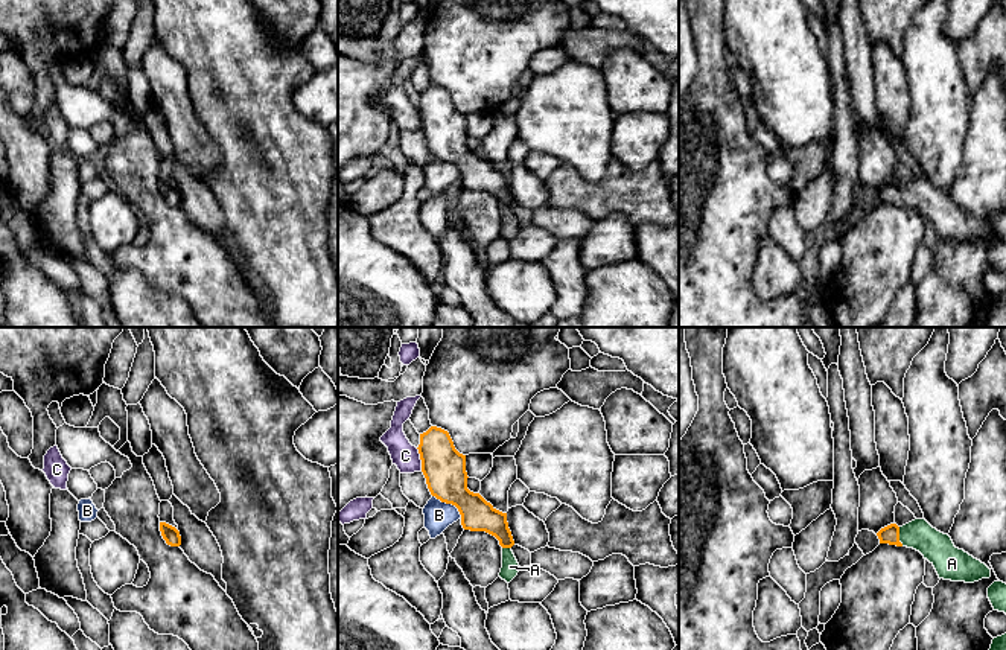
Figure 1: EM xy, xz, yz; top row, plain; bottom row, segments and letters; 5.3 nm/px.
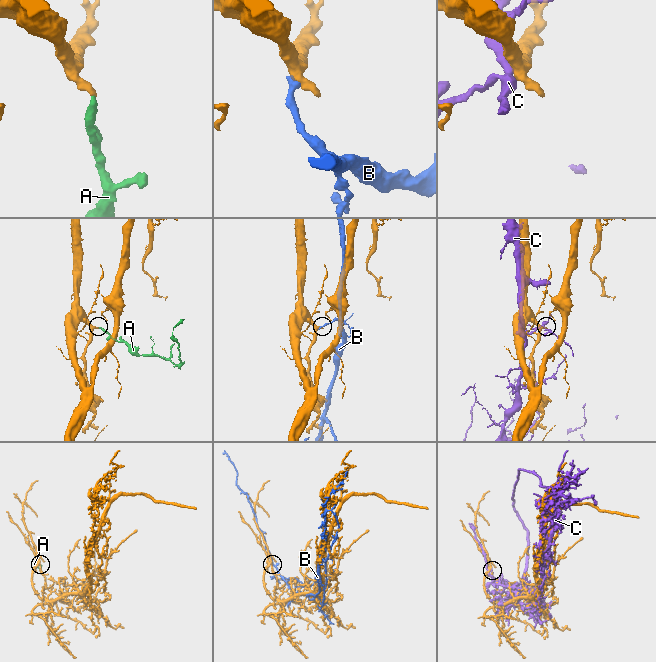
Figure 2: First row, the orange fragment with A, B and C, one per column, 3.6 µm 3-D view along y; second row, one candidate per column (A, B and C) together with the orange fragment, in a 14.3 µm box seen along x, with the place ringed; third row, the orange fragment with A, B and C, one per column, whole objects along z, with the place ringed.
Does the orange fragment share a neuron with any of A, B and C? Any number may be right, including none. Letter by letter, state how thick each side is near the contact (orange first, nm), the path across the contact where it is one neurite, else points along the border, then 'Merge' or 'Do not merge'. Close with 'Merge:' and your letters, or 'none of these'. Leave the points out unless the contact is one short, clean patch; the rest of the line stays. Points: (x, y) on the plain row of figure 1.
A: Thickness 100 nm (orange) against 170 nm. Path across: yz (889, 194), (898, 195), (921, 195), (938, 207). Merge
B: Thickness 220 nm (orange) against 150 nm. Do not merge
C: Thickness 220 nm (orange) against 140 nm. Do not merge
Merge: A

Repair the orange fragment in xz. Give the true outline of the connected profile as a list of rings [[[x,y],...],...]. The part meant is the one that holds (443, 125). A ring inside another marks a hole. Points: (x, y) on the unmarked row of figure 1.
[[[431,85],[420,93],[422,131],[432,155],[452,163],[461,174],[461,184],[470,190],[485,190],[502,206],[499,236],[510,242],[521,225],[511,210],[514,204],[507,172],[496,169],[479,152],[467,148],[466,114],[460,113],[447,90]]]

